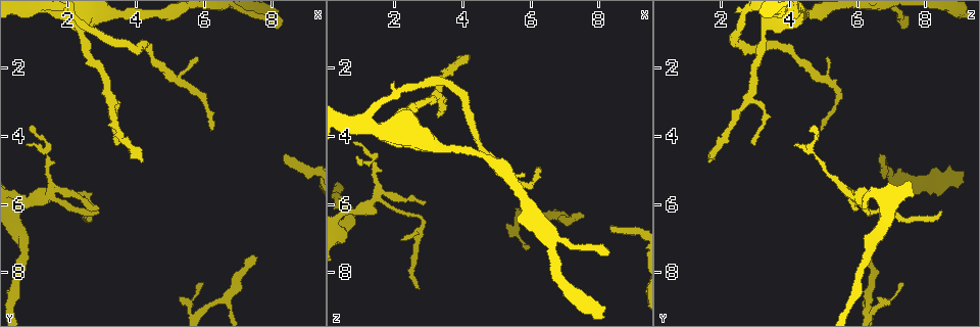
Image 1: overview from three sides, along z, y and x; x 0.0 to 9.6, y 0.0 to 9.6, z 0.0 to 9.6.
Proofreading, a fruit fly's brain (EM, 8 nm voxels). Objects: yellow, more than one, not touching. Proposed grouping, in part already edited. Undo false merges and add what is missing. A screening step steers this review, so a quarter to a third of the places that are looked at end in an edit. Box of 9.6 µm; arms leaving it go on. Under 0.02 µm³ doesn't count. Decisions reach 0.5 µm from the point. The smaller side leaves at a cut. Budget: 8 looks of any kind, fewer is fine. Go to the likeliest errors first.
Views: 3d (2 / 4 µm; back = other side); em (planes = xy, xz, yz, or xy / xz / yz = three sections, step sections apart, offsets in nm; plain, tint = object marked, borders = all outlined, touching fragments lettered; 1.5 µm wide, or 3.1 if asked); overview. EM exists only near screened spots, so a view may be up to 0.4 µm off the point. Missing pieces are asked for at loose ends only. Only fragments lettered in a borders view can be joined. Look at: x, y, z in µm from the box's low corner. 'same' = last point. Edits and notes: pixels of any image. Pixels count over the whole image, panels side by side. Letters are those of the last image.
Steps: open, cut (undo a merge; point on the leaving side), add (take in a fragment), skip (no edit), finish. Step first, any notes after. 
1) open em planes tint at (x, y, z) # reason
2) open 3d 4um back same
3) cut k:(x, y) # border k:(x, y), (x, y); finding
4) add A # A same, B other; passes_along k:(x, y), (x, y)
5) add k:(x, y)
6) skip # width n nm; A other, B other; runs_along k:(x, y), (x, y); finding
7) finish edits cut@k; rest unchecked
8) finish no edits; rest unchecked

open em planes borders at (8.10, 0.80, 7.45) # branch stops here

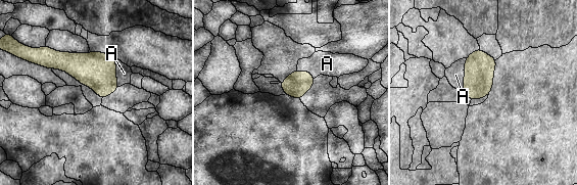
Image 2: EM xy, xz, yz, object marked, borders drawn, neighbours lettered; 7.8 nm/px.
add 2:(455, 75) # width 180 nm; A same; passes_along 2:(479, 68), (465, 73), (455, 75); it goes on there

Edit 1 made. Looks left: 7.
open overview # see it whole again

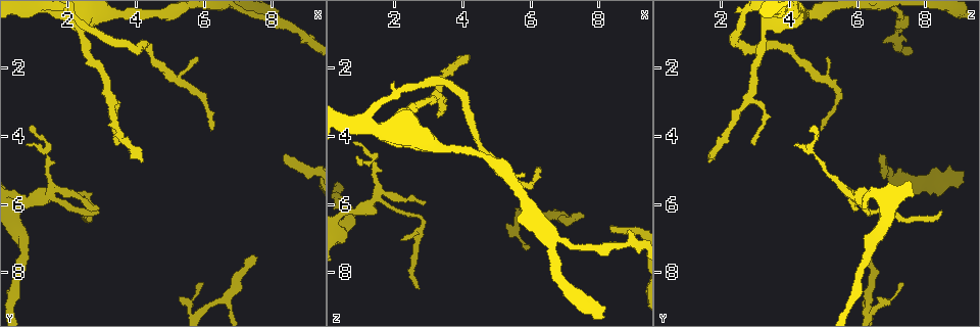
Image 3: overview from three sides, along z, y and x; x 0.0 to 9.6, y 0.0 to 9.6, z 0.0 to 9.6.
open 3d 2um at (5.95, 8.25, 7.20)

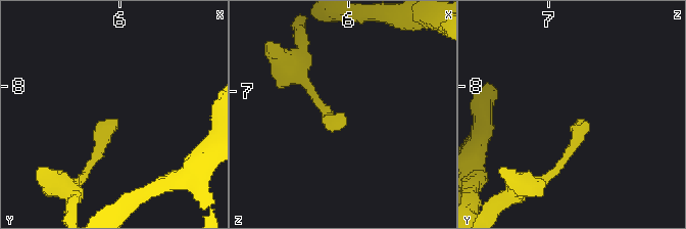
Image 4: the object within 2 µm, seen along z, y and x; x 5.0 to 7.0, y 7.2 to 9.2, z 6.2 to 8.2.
open em planes borders at (5.98, 8.28, 7.26)

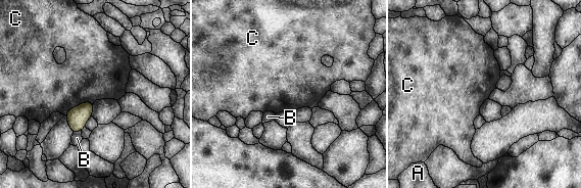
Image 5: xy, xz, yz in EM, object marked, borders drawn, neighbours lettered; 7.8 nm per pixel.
skip # width 140 nm; longest_contact C 240 nm; A other, B other, C other; none of them fits

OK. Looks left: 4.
open 3d 4um at (1.40, 5.85, 5.95) # four-way junction

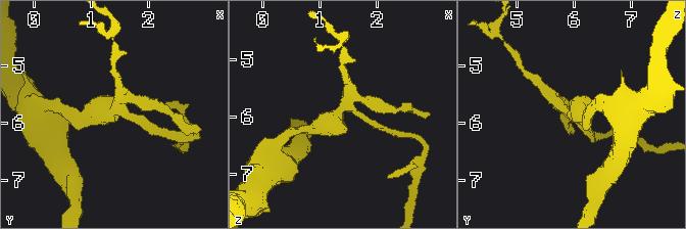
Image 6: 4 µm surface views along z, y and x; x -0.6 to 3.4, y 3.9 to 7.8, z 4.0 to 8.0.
open em planes plain at (1.35, 5.85, 6.00) # arms 4

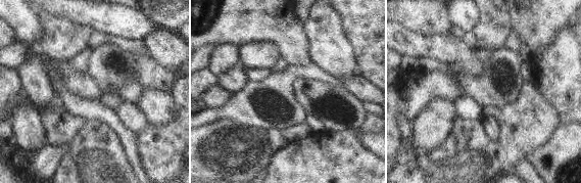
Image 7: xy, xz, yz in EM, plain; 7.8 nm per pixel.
open em planes borders same

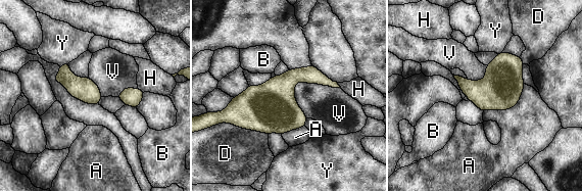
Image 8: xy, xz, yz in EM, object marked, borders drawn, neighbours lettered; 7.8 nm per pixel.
skip # A other, B other, D other, H other, V other, Y other; border 8:(340, 87), (297, 82), (294, 99); continuous, no second neuron

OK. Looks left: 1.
finish edits add@2; rest unchecked

